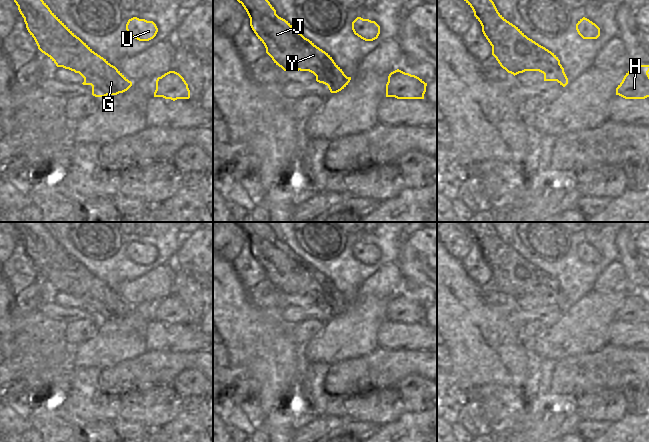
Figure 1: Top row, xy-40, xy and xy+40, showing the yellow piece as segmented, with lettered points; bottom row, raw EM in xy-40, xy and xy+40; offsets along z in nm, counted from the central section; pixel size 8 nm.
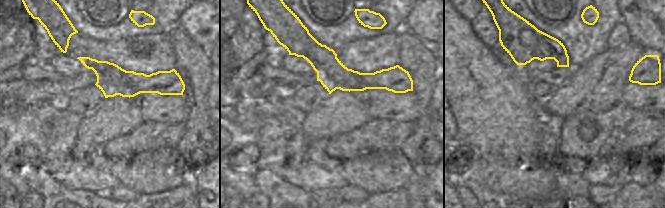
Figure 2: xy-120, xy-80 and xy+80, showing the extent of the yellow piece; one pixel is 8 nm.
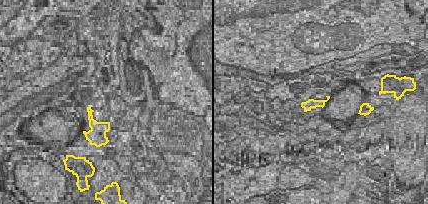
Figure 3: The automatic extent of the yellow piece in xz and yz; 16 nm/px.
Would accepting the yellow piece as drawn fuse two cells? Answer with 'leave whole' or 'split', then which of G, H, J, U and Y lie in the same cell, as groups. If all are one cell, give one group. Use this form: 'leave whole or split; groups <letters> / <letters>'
split; groups G H U Y / J

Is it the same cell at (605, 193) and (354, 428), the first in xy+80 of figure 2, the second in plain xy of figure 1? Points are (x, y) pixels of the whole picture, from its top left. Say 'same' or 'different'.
same

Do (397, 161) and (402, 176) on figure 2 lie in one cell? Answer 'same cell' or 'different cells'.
same cell

